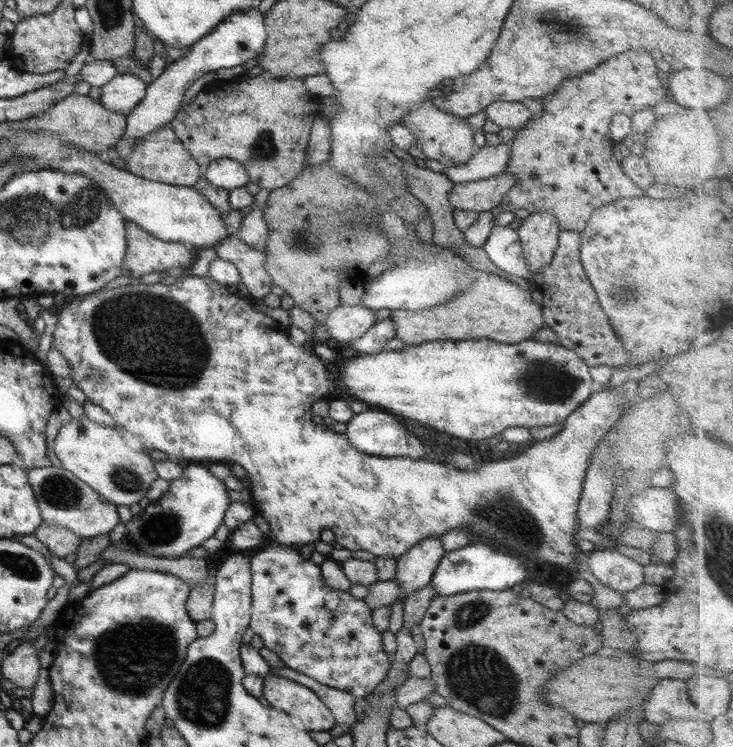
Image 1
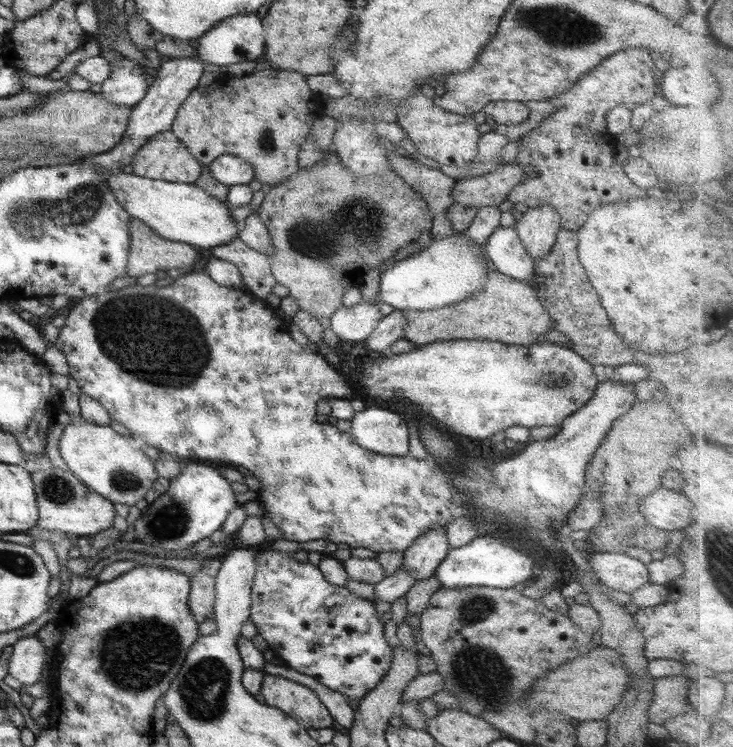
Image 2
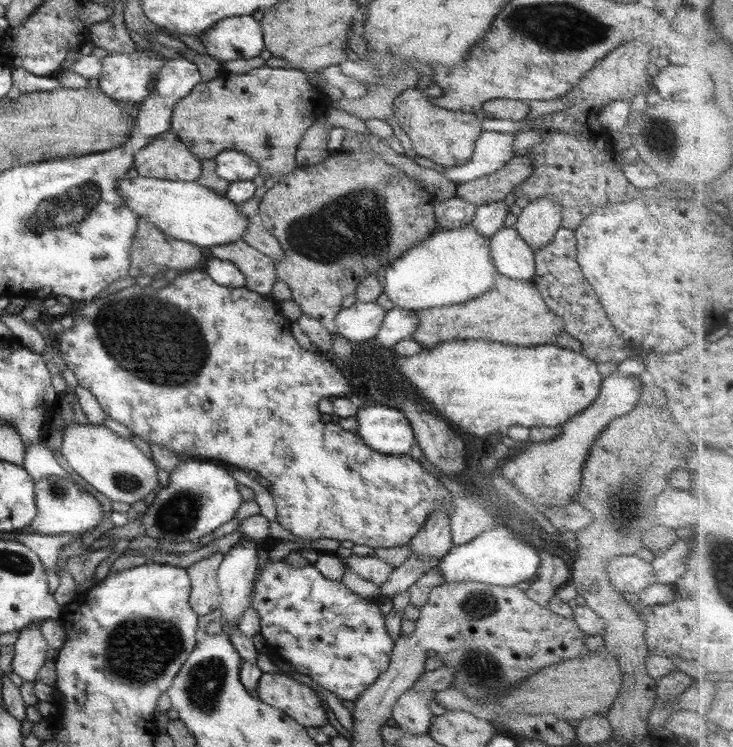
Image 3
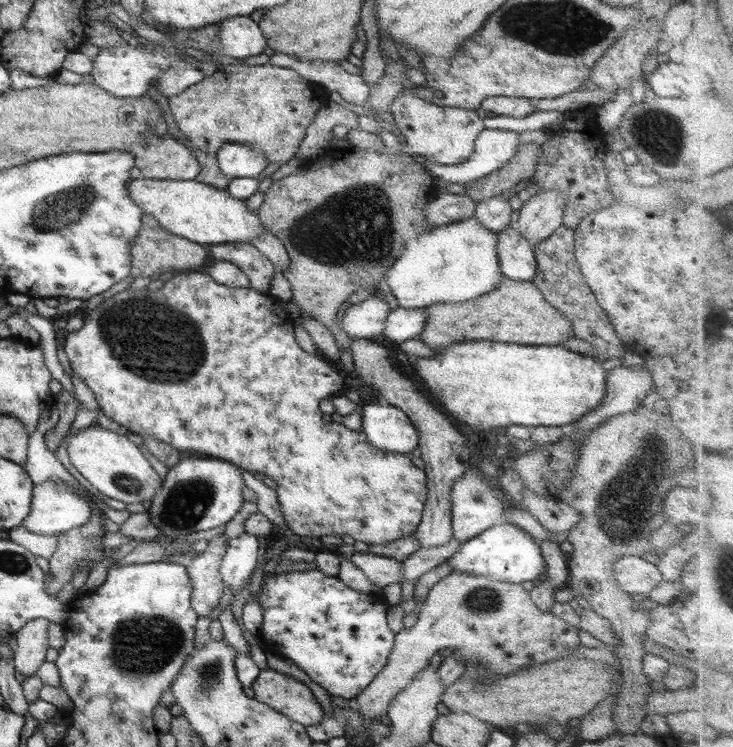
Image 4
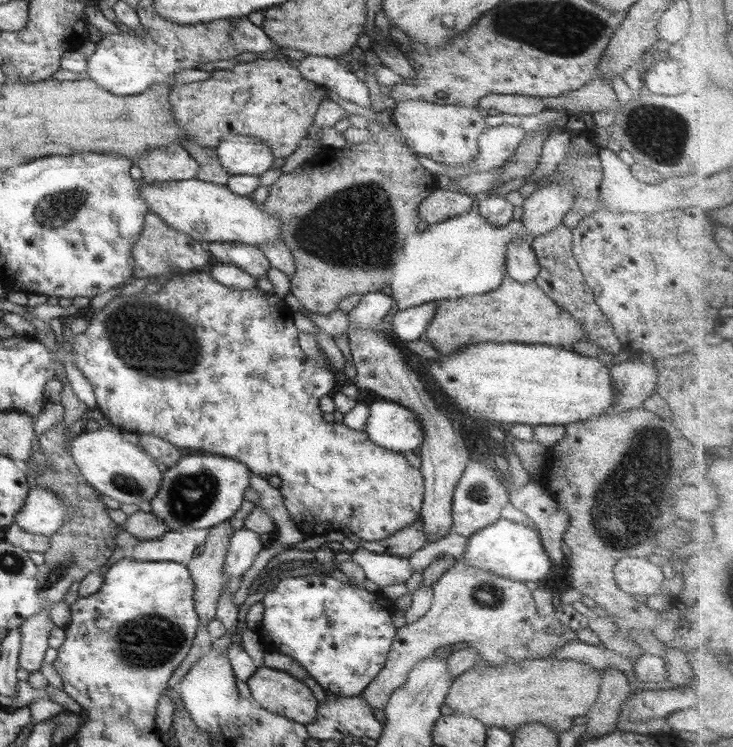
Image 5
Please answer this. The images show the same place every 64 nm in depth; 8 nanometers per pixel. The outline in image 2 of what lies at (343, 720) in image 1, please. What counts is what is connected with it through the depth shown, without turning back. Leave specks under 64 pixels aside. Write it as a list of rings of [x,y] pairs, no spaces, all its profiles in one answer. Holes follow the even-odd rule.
[[[265,660],[263,671],[265,673],[289,678],[290,680],[311,688],[318,695],[322,704],[329,710],[329,713],[333,716],[333,719],[338,725],[348,730],[352,727],[355,711],[350,707],[350,703],[348,703],[349,699],[343,694],[340,694],[340,692],[330,690],[330,688],[320,684],[320,682],[314,680],[311,676],[302,674],[285,665],[275,665]]]

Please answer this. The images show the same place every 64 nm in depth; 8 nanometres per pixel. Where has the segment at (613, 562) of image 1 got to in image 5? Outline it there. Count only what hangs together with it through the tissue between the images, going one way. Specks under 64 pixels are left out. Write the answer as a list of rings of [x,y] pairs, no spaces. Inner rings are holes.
[[[624,557],[613,566],[617,586],[641,600],[658,593],[665,579],[663,570],[647,558]]]

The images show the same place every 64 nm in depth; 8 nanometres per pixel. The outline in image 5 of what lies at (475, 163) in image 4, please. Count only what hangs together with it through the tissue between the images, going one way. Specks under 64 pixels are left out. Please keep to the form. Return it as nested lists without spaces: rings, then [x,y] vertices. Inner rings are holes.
[[[502,125],[484,129],[484,132],[479,136],[479,153],[469,168],[442,166],[422,155],[416,155],[416,159],[434,177],[435,174],[443,174],[451,180],[460,180],[462,177],[470,176],[471,173],[487,171],[496,168],[496,166],[504,165],[516,152],[516,148],[519,147],[520,140],[525,137],[526,131],[525,125],[520,127]]]

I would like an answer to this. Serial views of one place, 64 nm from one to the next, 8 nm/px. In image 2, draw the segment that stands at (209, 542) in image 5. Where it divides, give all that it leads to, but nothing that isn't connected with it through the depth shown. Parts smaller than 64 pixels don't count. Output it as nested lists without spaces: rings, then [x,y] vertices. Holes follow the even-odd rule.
[[[223,560],[203,561],[201,567],[189,576],[191,590],[188,604],[198,622],[213,616],[213,604],[216,601],[215,578]]]

